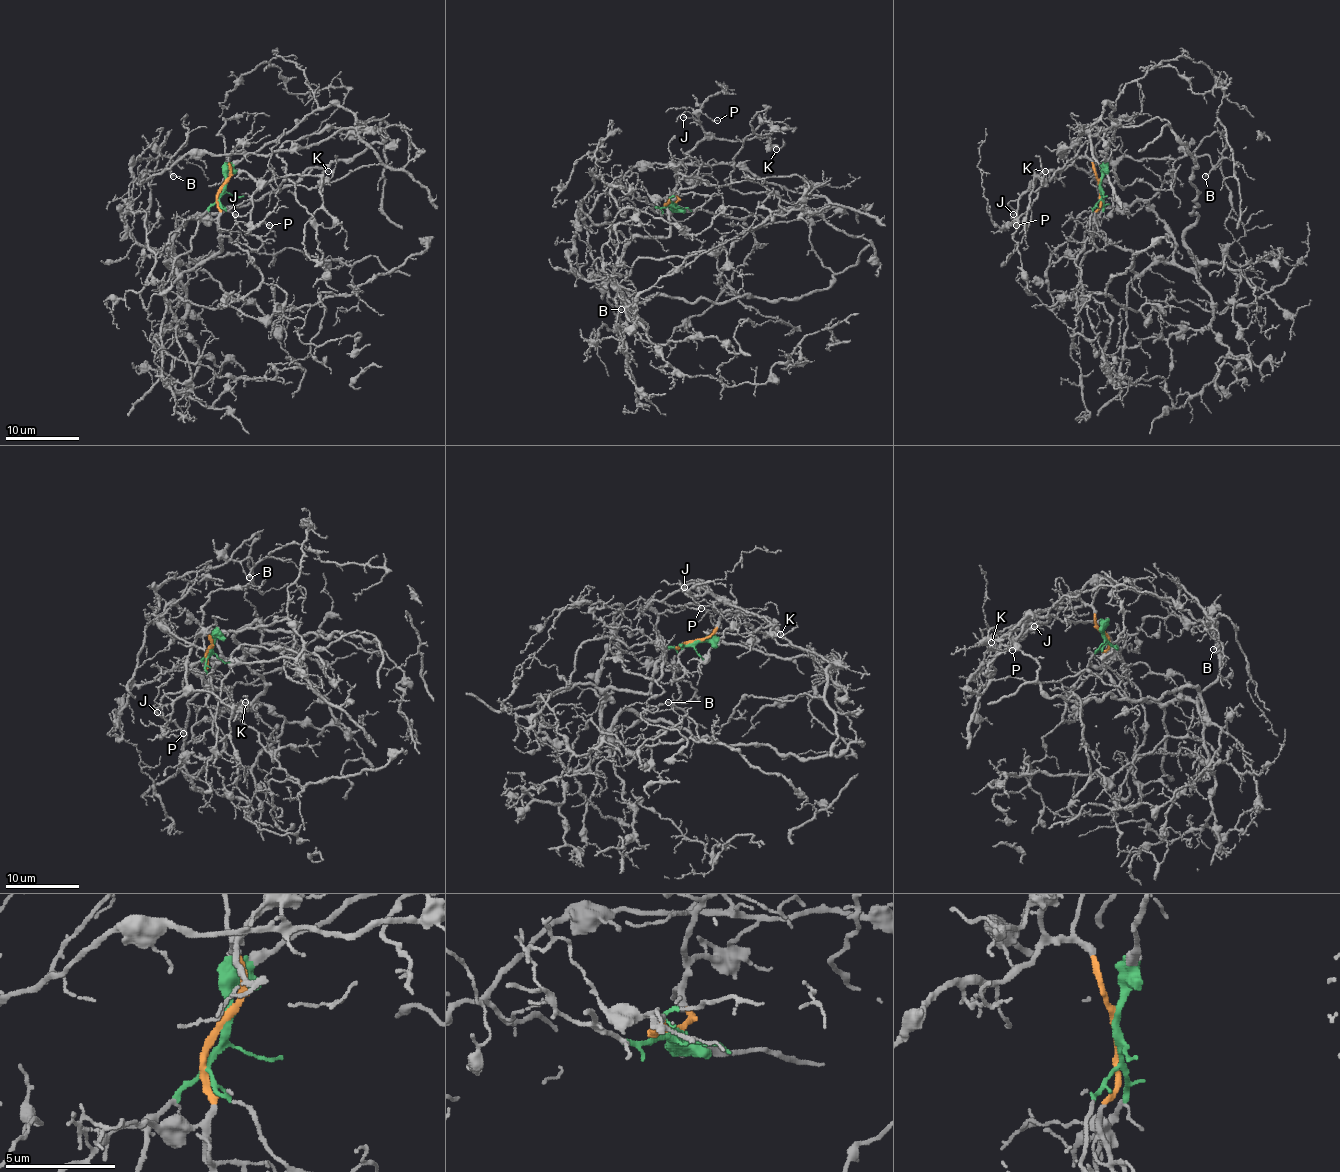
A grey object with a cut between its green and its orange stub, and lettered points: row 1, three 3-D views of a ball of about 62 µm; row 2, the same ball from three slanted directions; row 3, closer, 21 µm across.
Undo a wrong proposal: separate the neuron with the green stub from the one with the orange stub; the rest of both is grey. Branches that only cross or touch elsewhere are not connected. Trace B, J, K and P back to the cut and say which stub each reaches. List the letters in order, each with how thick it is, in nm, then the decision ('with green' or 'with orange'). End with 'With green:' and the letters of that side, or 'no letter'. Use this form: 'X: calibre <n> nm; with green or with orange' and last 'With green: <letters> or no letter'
B: calibre 180 nm; with green
J: calibre 130 nm; with orange
K: calibre 140 nm; with orange
P: calibre 130 nm; with orange
With green: B

